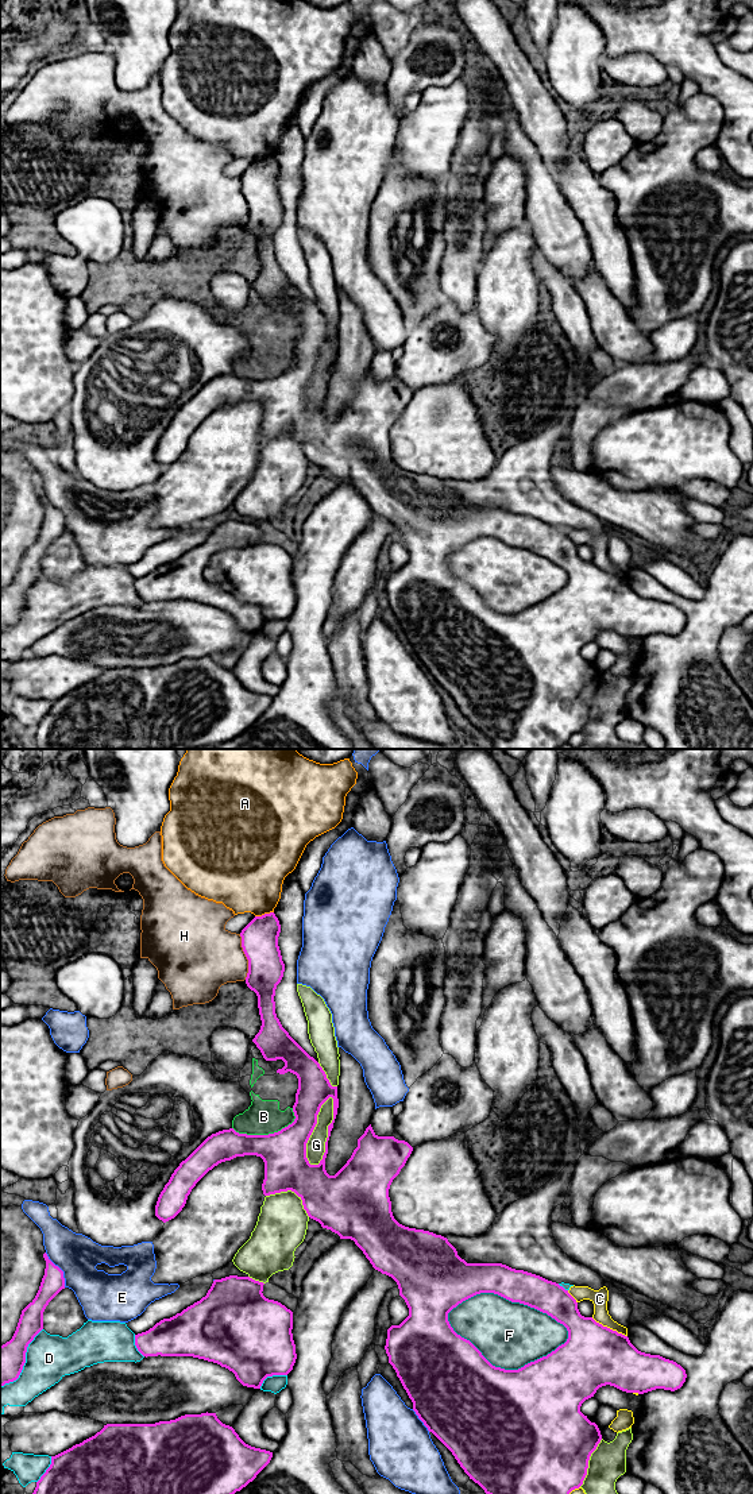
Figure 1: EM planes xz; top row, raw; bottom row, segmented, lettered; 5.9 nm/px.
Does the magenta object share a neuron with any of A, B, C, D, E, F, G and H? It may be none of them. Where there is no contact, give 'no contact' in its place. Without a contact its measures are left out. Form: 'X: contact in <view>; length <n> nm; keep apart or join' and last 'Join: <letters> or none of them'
A: contact in xz; length 120 nm; keep apart
B: contact in xz; length 400 nm; keep apart
C: contact in xz; length 240 nm; keep apart
D: contact in xz; length 440 nm; keep apart
E: contact in xz; length 240 nm; keep apart
F: contact in xz; length 750 nm; keep apart
G: contact in xz; length 440 nm; keep apart
H: contact in xz; length 280 nm; keep apart
Join: none of them

